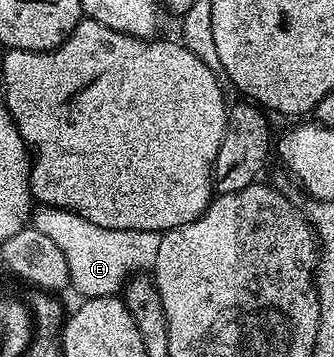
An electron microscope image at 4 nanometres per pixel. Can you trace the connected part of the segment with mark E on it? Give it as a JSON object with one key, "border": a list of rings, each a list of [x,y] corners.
{"border":[[[39,205],[29,218],[30,224],[41,235],[53,239],[65,255],[71,276],[70,288],[80,293],[80,298],[114,297],[127,284],[132,275],[143,275],[154,270],[157,254],[161,248],[163,233],[160,231],[137,231],[136,229],[110,229],[97,227],[89,219],[81,219],[68,209]]]}

